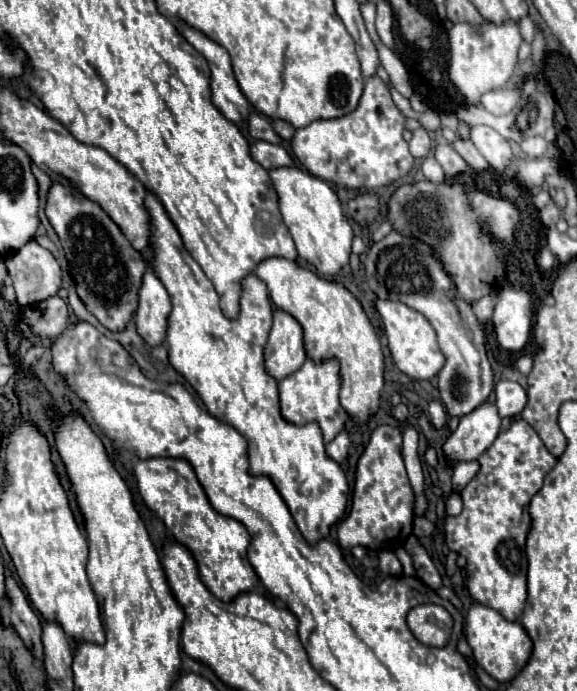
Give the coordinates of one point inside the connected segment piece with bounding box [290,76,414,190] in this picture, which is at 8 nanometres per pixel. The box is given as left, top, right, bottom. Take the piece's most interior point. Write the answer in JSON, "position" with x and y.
{"position":[364,149]}

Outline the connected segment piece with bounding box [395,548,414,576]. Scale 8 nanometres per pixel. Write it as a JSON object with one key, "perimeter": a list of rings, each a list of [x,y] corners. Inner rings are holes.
{"perimeter":[[[399,548],[395,551],[396,556],[403,566],[403,574],[414,576],[414,568],[412,568],[412,558],[404,548]]]}

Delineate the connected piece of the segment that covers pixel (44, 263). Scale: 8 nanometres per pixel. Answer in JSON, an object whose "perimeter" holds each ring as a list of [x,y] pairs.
{"perimeter":[[[36,240],[16,250],[6,258],[8,276],[16,288],[20,306],[28,306],[50,296],[56,296],[62,282],[62,270],[52,252],[42,248]]]}

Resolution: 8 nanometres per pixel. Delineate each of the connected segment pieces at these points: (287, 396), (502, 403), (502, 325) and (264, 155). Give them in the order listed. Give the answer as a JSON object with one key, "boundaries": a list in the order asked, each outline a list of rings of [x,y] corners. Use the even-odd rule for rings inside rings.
{"boundaries":[[[[306,360],[300,370],[286,376],[280,384],[280,410],[286,422],[290,424],[308,424],[318,422],[324,442],[330,442],[336,438],[340,430],[344,430],[344,424],[348,420],[348,414],[340,406],[340,376],[338,376],[338,362],[328,360],[324,364],[314,364],[312,360]]],[[[500,380],[494,388],[494,398],[496,398],[498,414],[502,418],[518,416],[528,404],[526,390],[518,382],[512,382],[512,380]]],[[[506,286],[492,316],[498,344],[504,350],[522,350],[530,338],[532,316],[530,294],[522,288]]],[[[258,140],[250,146],[250,154],[266,170],[274,170],[274,168],[282,168],[282,166],[294,166],[292,154],[280,144],[270,144],[270,142]]]]}

